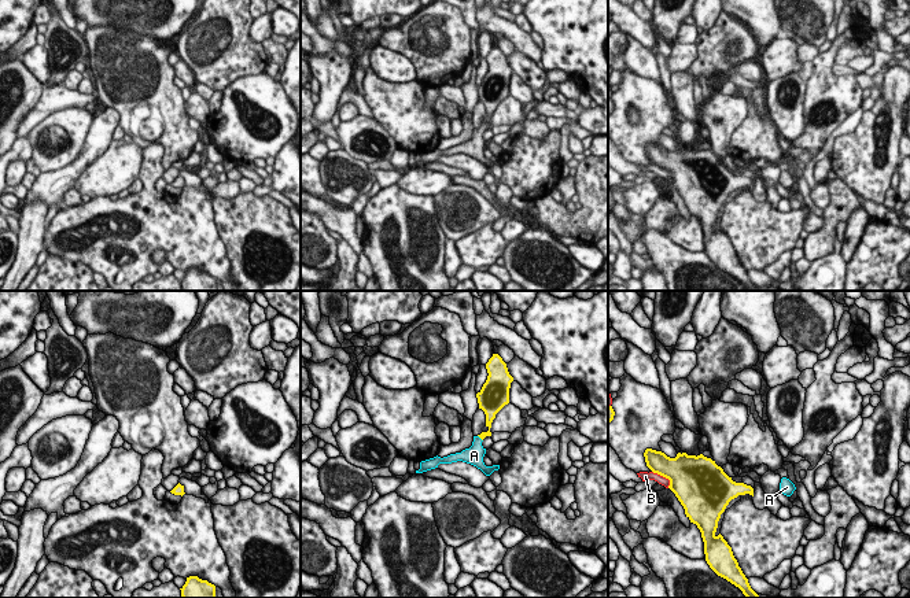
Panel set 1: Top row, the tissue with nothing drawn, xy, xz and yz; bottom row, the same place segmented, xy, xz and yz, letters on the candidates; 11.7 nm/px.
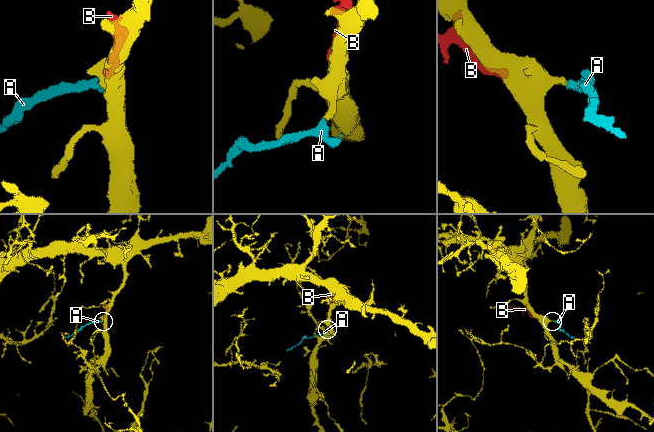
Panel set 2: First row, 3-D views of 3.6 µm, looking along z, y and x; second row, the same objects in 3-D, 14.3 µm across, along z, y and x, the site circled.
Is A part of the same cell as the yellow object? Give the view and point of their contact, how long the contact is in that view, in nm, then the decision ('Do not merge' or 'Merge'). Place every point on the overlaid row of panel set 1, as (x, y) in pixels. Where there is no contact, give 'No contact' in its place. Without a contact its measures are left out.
Touches yellow at xz (479, 436). Shared border 100 nm. Merge

